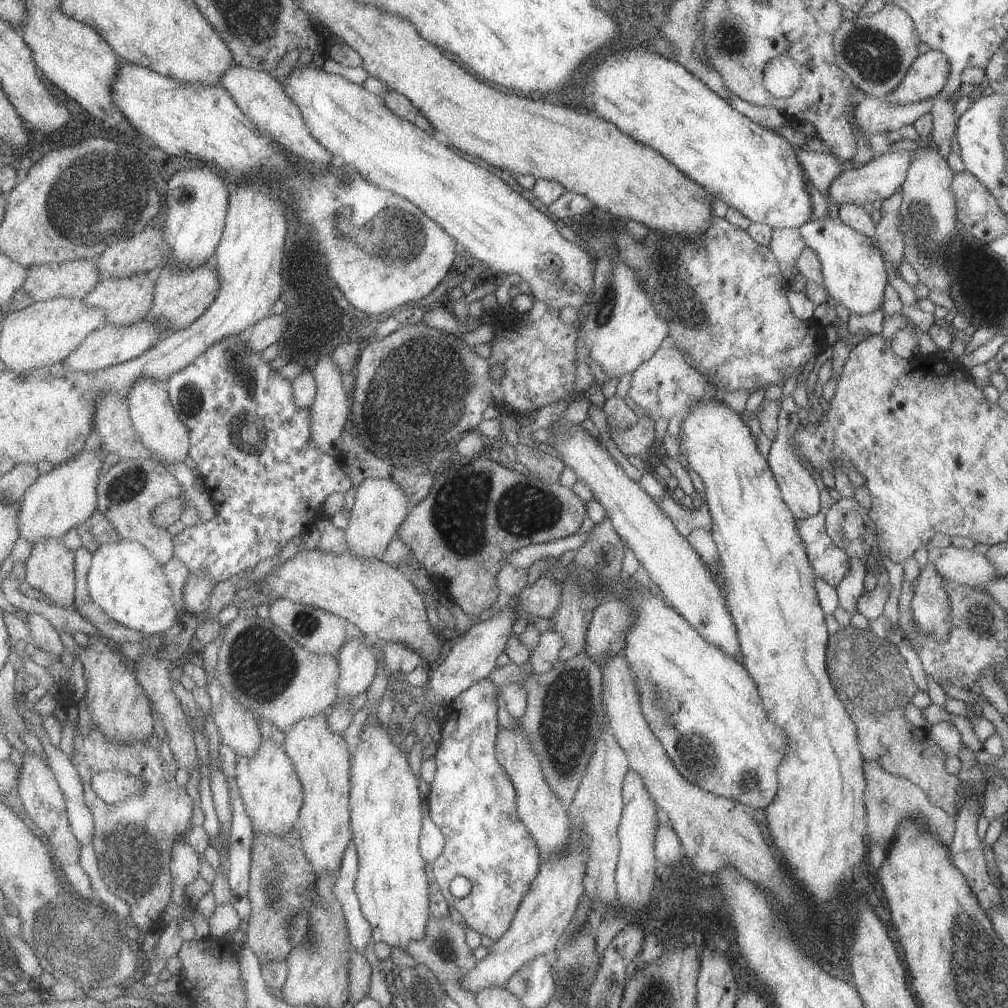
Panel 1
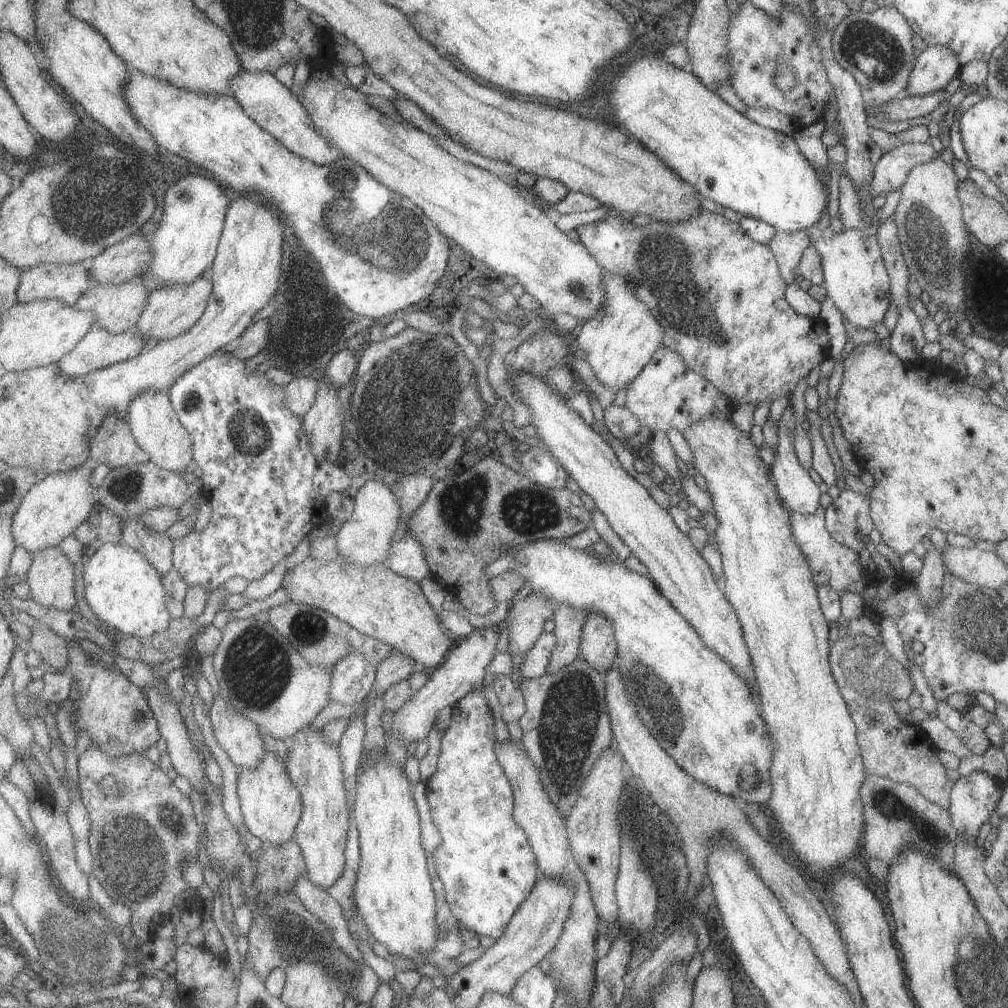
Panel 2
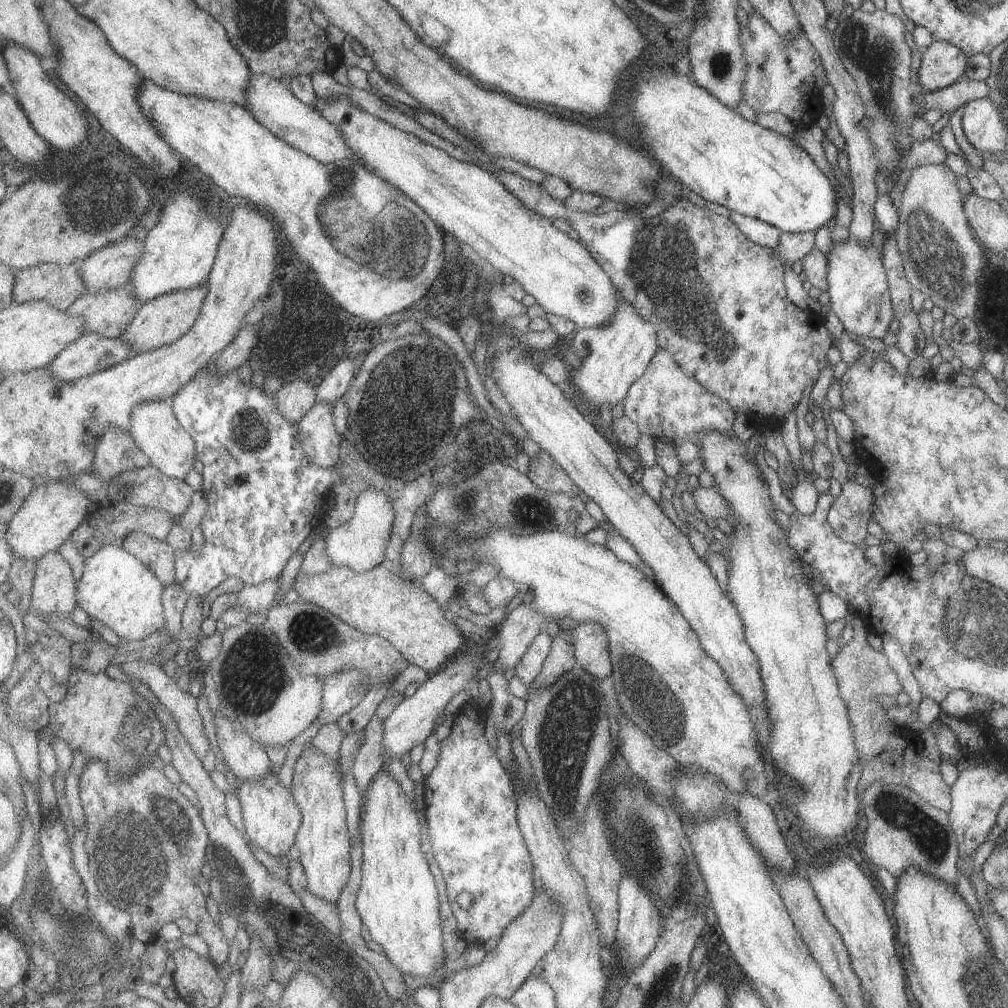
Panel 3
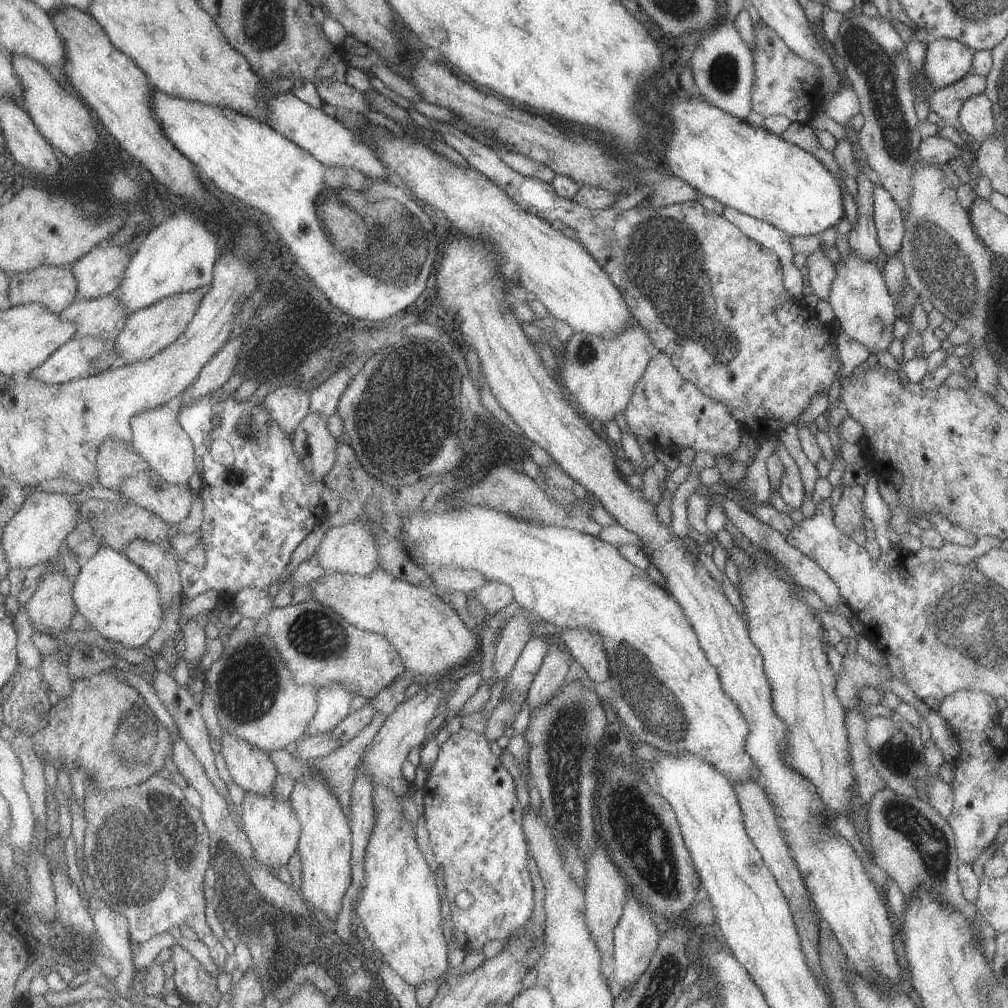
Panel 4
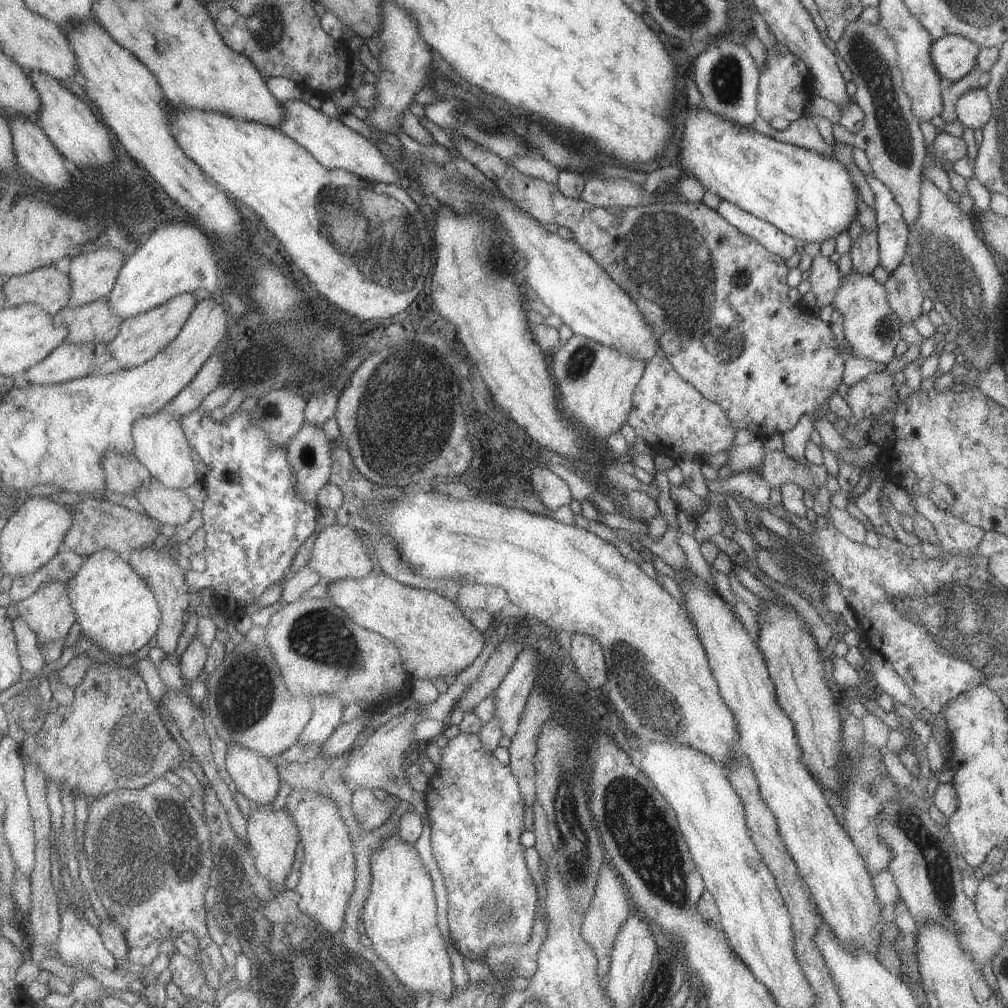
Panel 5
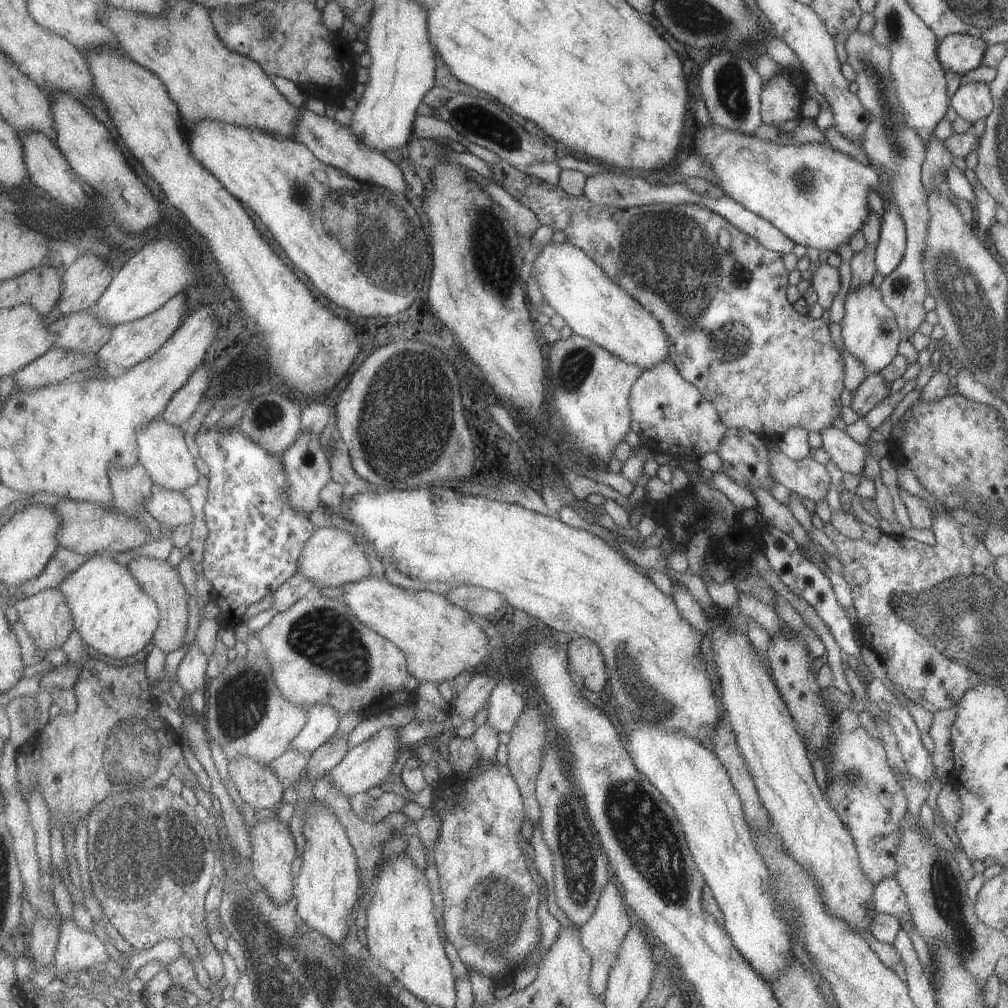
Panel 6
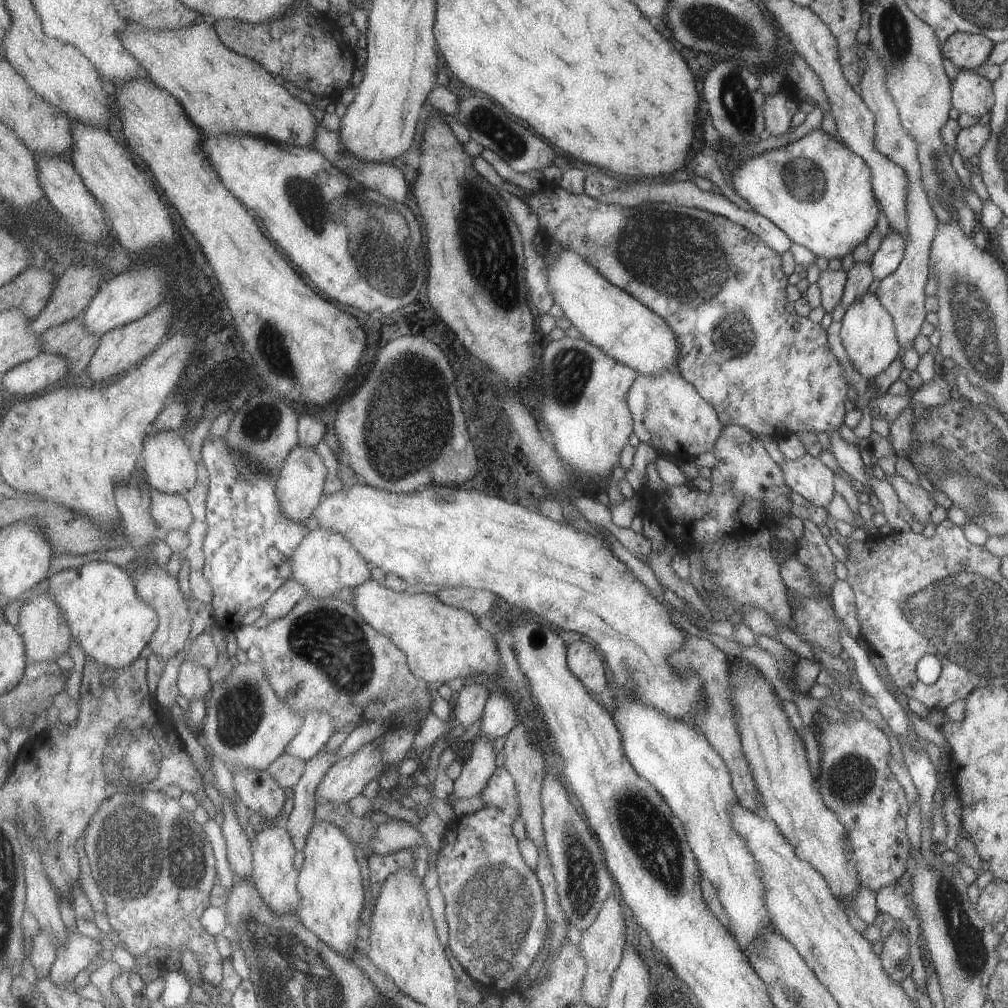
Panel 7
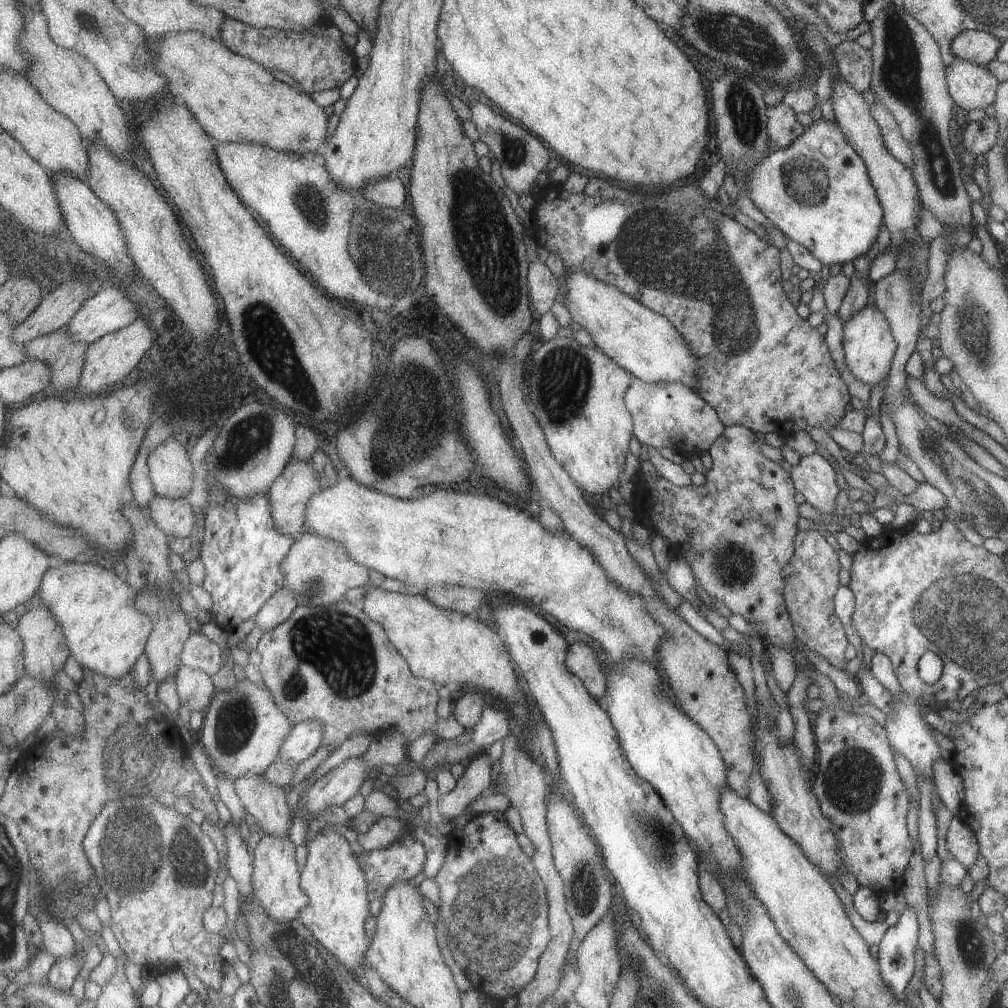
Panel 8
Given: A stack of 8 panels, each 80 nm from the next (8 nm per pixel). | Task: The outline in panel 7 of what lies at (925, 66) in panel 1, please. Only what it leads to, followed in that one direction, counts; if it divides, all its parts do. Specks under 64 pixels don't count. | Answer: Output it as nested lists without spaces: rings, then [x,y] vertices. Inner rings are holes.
[[[950,34],[940,45],[940,54],[958,70],[975,70],[986,62],[995,43],[983,35]]]

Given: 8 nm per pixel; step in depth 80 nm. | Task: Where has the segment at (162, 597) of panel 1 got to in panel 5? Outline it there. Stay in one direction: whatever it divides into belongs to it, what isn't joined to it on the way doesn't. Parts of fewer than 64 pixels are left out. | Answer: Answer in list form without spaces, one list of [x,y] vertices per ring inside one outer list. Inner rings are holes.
[[[105,549],[86,557],[79,574],[68,586],[82,632],[105,652],[119,656],[139,652],[158,634],[162,610],[156,592],[127,556]]]

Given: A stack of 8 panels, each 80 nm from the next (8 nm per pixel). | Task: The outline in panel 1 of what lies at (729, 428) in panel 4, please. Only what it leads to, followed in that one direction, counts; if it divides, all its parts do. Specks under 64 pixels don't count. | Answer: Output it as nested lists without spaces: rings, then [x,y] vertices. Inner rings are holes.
[[[666,336],[665,342],[653,353],[653,356],[642,362],[632,373],[628,396],[630,400],[649,414],[653,422],[664,418],[667,422],[671,416],[676,416],[680,421],[692,409],[693,403],[705,399],[716,399],[715,388],[700,372],[697,372],[687,357],[673,345],[673,340]]]

